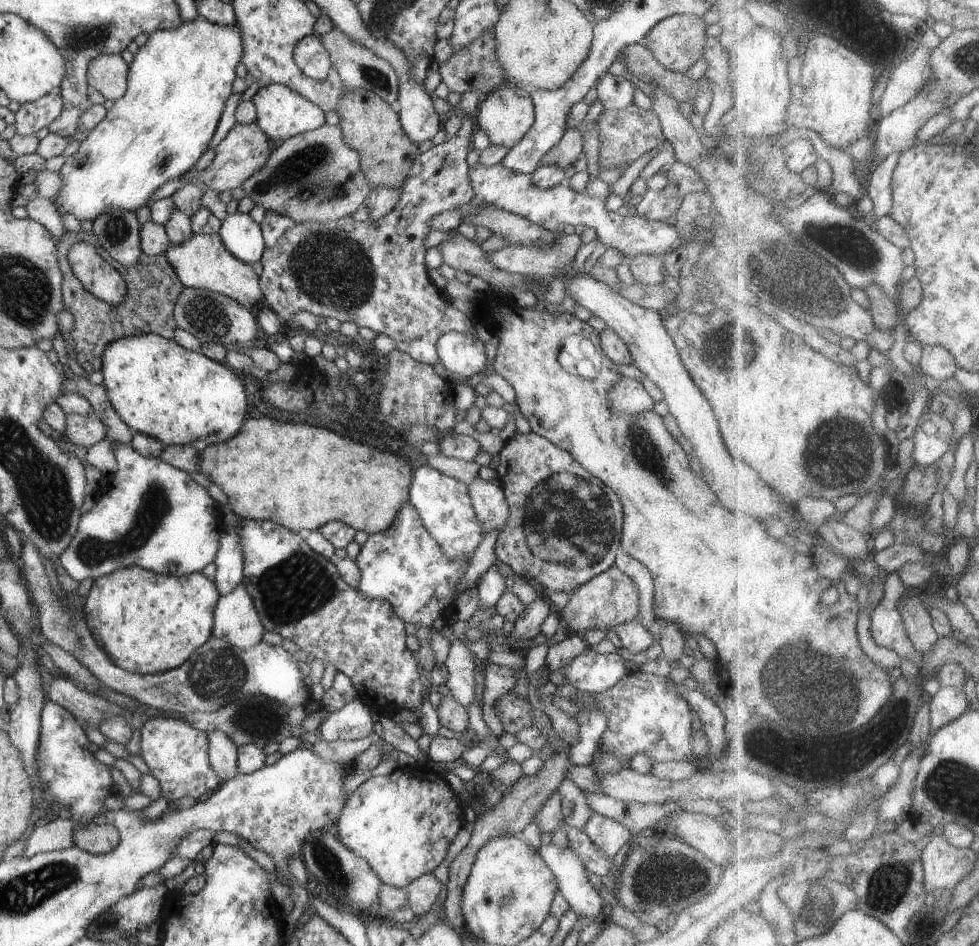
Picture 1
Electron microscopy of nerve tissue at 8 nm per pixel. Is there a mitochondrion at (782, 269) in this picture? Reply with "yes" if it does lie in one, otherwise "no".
yes

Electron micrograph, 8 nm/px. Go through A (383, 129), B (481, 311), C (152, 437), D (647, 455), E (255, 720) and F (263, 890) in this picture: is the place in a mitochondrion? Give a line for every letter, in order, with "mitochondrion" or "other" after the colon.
A: other
B: other
C: other
D: mitochondrion
E: mitochondrion
F: other

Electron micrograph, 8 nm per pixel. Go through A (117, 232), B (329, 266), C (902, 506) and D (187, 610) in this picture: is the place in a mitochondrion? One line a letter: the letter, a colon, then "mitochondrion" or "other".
A: mitochondrion
B: mitochondrion
C: other
D: other

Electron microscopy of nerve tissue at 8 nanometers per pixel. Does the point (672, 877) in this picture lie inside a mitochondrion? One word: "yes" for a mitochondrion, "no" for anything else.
yes

